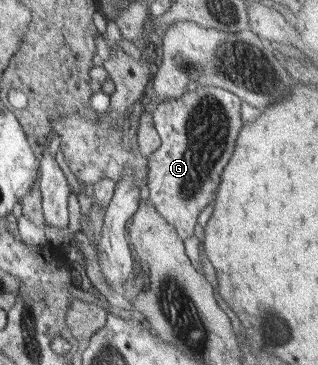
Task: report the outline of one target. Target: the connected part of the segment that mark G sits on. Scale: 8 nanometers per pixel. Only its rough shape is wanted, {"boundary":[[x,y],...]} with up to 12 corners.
{"boundary":[[192,86],[152,112],[149,201],[183,241],[216,199],[241,100]]}

